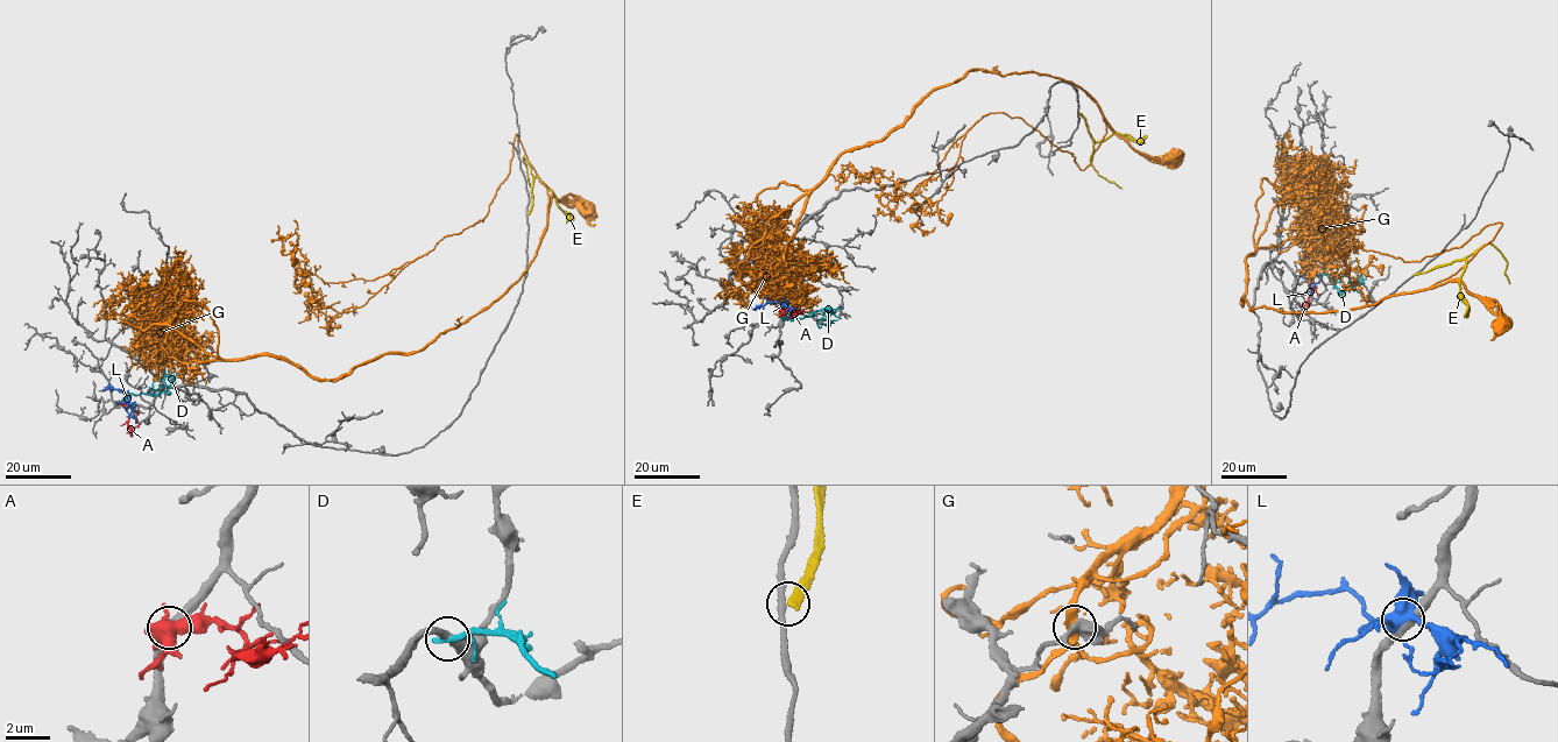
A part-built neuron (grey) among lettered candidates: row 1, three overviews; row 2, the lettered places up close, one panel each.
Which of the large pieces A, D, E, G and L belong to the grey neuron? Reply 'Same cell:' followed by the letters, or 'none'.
Same cell: none

